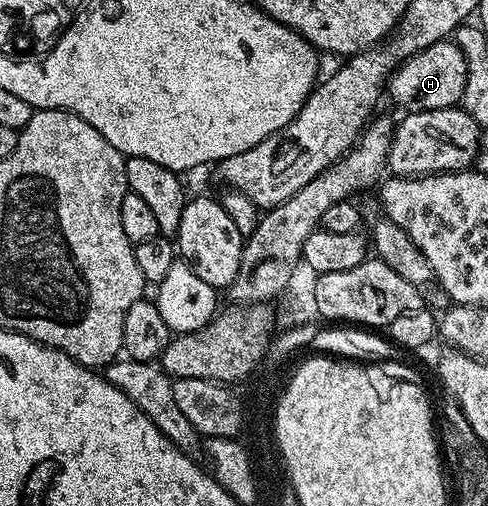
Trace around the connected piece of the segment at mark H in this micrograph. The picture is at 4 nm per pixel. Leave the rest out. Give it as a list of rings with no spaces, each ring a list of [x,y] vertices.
[[[443,40],[424,48],[420,53],[412,55],[401,63],[391,73],[388,79],[388,94],[394,97],[398,106],[403,106],[403,111],[413,112],[416,110],[439,110],[449,106],[458,106],[462,101],[462,93],[465,90],[466,60],[464,52],[454,40]]]

